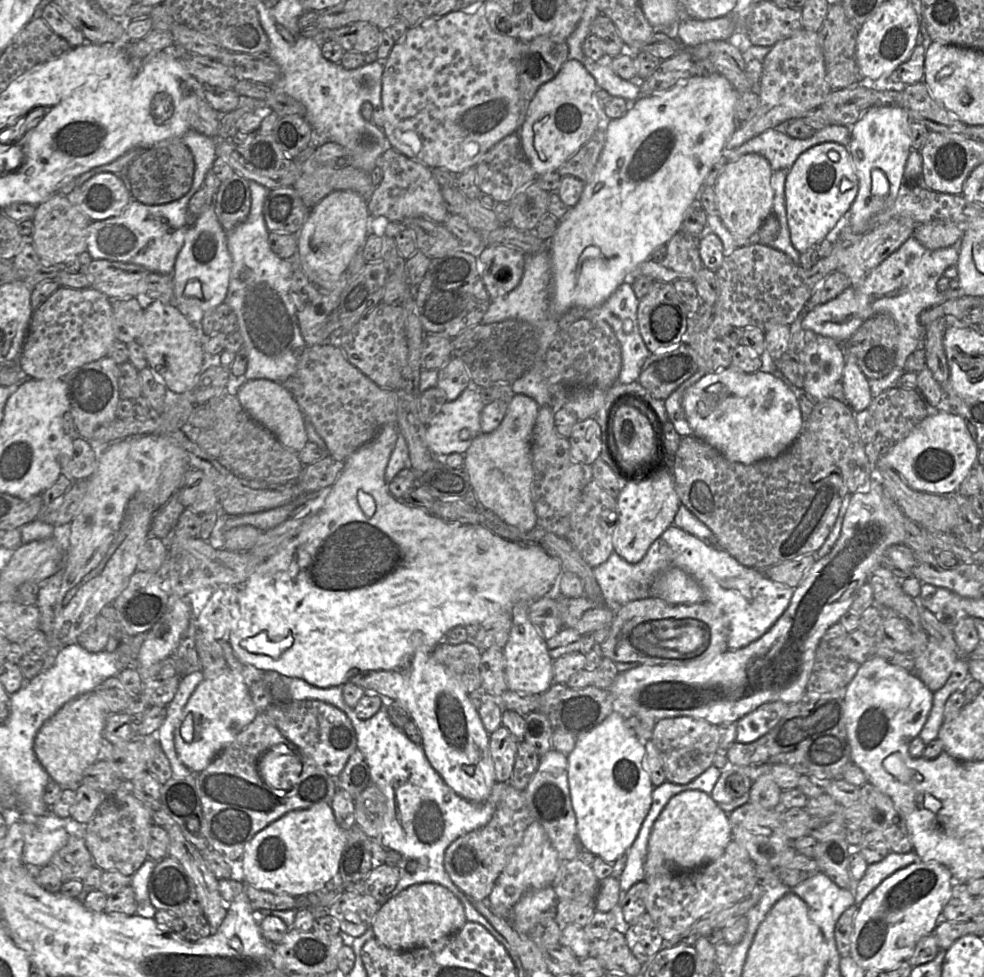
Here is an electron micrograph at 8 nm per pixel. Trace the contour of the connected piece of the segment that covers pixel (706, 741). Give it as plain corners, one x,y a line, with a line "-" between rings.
687,716
658,720
653,730
652,741
660,753
666,780
675,784
687,784
702,774
713,764
719,749
717,726

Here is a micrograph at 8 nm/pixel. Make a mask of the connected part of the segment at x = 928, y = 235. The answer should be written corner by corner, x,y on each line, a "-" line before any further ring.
928,222
917,224
913,237
927,249
935,250
958,244
962,238
963,231
953,225

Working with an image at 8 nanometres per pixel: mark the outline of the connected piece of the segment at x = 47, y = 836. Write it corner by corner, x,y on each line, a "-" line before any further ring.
57,829
48,832
38,830
30,836
22,850
24,864
33,869
47,865
53,855
64,847
73,830

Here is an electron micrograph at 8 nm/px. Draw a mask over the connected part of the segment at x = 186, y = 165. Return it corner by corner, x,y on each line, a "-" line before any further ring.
181,137
159,142
141,151
125,168
124,181
133,199
147,205
160,205
184,196
191,188
194,171
194,157

